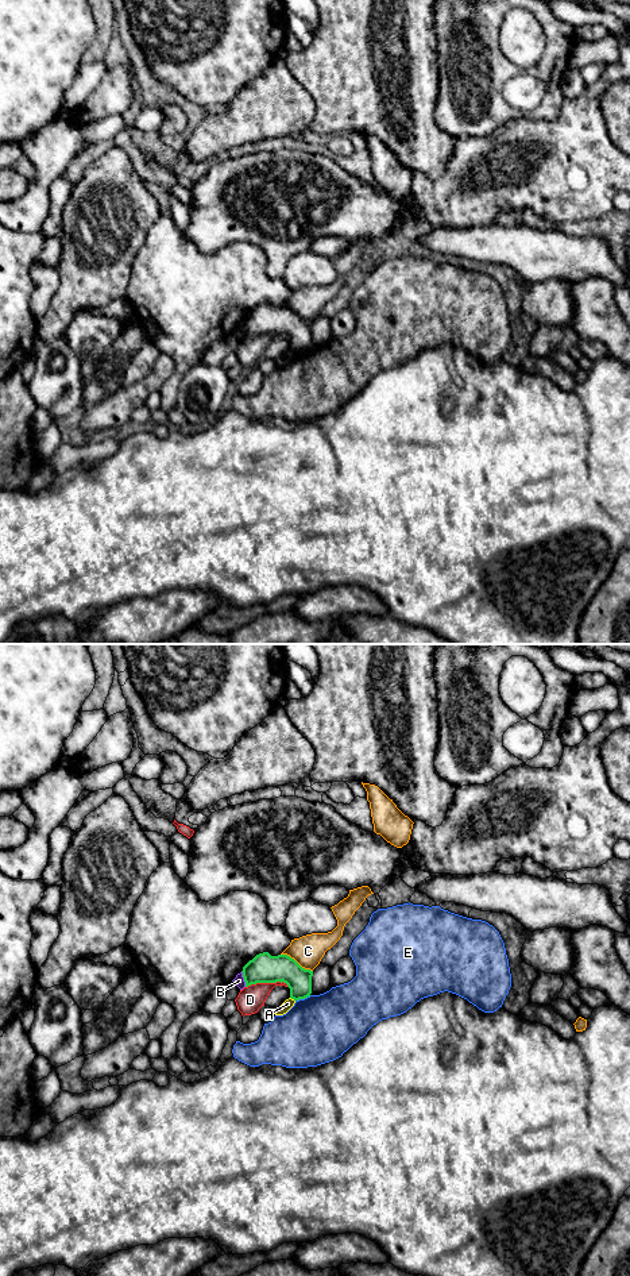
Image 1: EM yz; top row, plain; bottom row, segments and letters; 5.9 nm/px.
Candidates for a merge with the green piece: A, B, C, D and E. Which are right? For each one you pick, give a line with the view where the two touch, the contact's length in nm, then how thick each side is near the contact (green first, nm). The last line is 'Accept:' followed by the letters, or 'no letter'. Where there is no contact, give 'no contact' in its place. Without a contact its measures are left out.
Accept: no letter

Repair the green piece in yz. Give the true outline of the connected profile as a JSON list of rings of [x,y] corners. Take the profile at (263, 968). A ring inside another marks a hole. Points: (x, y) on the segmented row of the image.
[[[259,953],[243,967],[241,972],[246,987],[283,982],[290,988],[290,998],[294,1001],[305,999],[312,994],[313,971],[302,968],[287,955]]]

